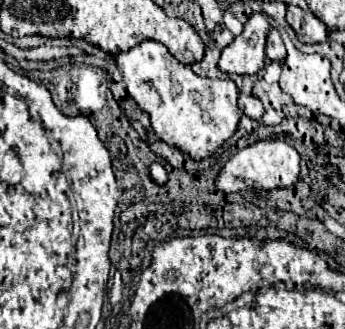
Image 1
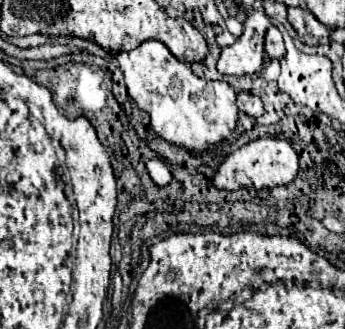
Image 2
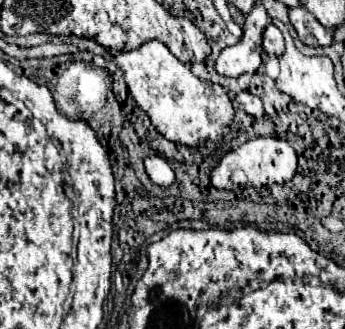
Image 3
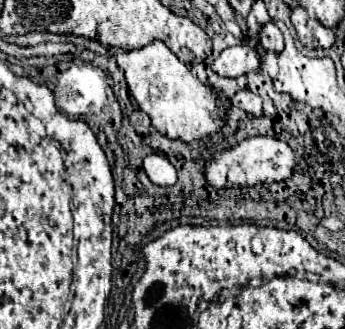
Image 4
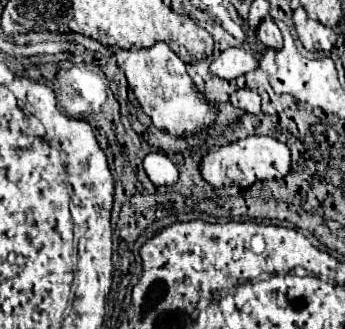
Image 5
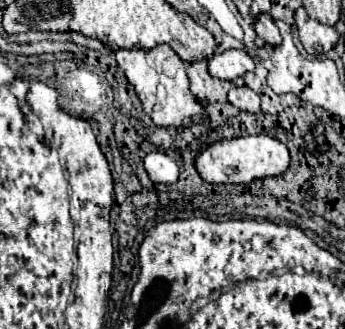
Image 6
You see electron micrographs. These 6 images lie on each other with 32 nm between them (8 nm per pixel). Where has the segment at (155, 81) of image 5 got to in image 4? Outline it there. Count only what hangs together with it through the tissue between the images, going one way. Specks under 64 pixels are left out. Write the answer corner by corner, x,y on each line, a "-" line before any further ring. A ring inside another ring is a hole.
152,42
140,50
120,52
116,56
118,66
124,70
128,88
138,106
150,116
152,126
168,138
192,142
218,132
220,116
224,114
224,102
218,102
206,86
202,86
186,68
184,62
164,44

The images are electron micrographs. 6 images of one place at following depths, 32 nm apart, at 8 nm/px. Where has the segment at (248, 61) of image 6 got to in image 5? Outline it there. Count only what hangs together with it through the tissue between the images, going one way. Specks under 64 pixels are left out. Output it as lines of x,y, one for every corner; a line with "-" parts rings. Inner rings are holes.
234,48
234,50
224,50
222,54
218,54
210,64
210,72
218,78
234,80
234,78
244,76
246,72
254,70
256,66
258,66
258,62
250,50

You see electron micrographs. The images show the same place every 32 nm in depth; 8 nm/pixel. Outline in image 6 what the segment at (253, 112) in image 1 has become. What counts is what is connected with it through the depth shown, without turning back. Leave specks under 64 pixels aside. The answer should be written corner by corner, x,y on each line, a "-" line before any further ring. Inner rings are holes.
232,86
228,90
228,102
238,110
246,112
260,112
260,98
248,86

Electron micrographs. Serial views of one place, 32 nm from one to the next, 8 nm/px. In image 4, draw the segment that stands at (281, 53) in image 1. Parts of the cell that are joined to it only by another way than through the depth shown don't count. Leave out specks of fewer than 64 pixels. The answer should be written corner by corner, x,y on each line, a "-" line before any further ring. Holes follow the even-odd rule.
272,20
260,28
260,44
264,46
264,50
272,50
272,52
280,52
284,48
282,32

